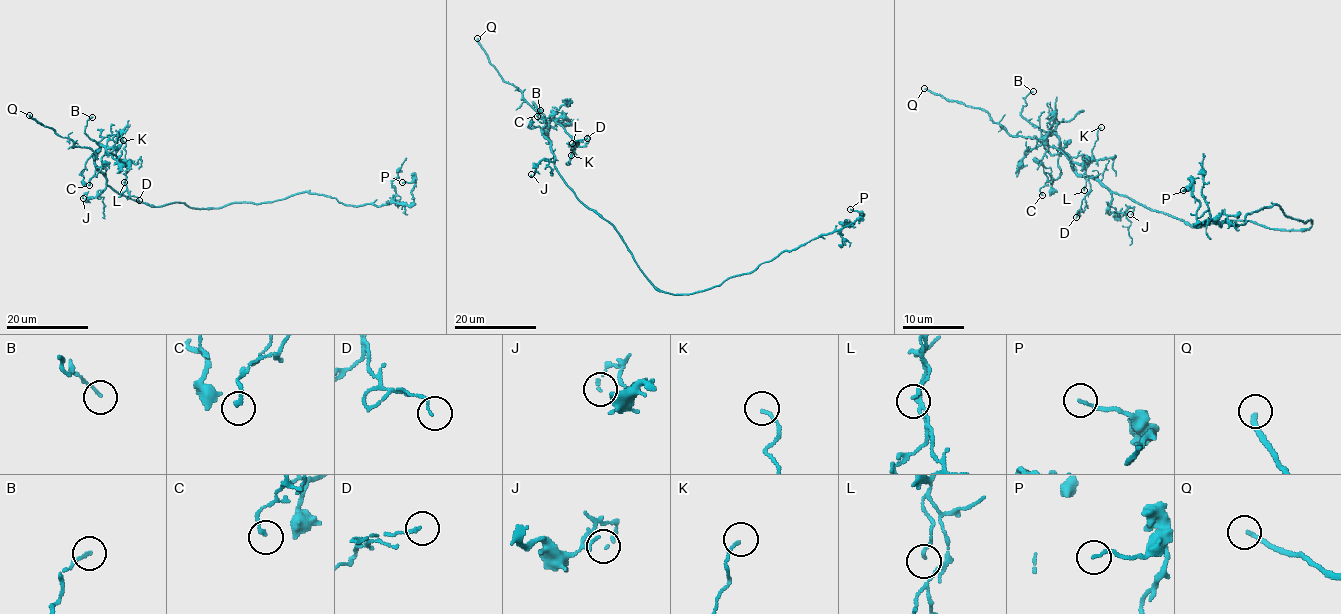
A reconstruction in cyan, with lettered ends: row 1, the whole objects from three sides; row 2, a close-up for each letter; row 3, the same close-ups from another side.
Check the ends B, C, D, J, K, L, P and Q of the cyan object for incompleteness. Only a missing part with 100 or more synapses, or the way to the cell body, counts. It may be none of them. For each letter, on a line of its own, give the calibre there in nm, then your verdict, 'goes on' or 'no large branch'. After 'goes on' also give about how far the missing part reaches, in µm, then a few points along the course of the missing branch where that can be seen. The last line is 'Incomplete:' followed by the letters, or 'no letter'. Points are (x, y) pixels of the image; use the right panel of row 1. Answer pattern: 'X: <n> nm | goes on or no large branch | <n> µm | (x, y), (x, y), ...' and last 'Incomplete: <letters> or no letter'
B: 110 nm | no large branch
C: 170 nm | no large branch
D: 90 nm | no large branch
J: 100 nm | no large branch
K: 120 nm | no large branch
L: 110 nm | no large branch
P: 130 nm | no large branch
Q: 200 nm | goes on | 60 µm
Incomplete: Q

